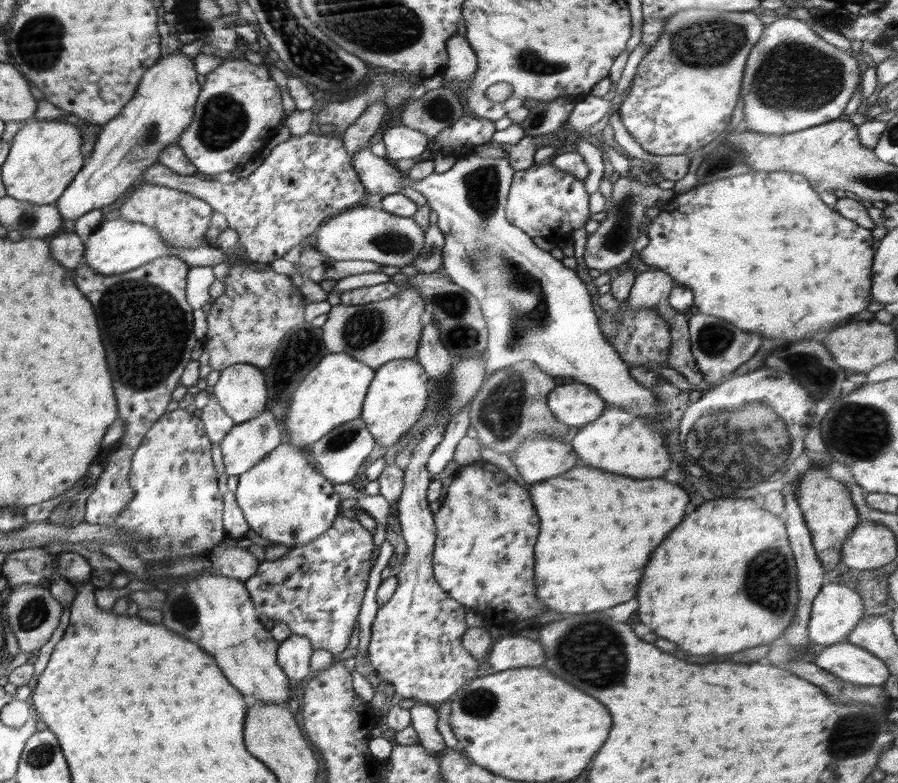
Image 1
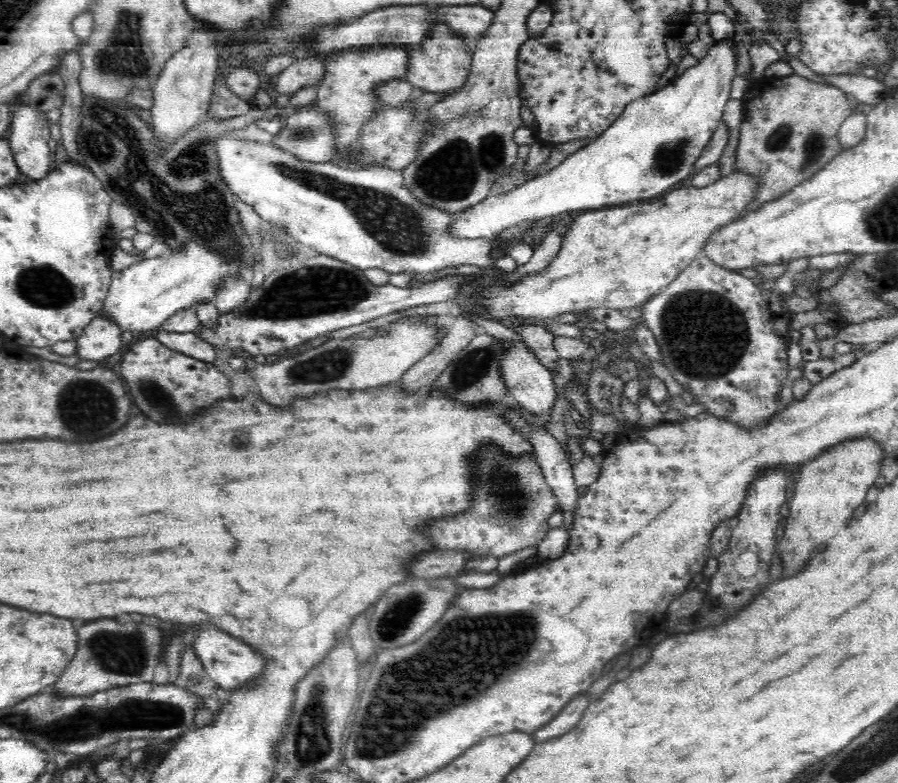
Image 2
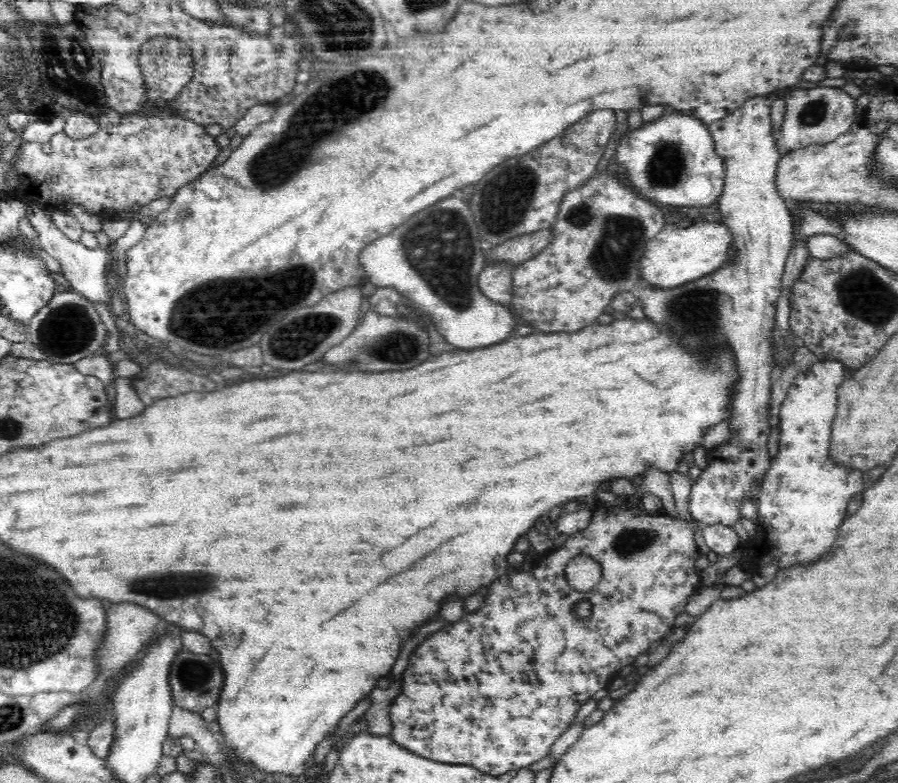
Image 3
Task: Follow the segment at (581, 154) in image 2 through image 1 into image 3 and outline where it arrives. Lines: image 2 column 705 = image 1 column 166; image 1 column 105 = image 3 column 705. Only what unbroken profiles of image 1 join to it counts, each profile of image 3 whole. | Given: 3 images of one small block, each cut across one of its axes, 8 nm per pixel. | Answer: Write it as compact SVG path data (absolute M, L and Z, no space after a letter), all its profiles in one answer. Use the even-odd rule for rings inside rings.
M677 111L664 114L651 122L643 122L640 128L628 128L617 141L617 150L610 164L621 168L627 184L652 202L664 202L672 206L705 206L716 204L725 184L725 166L715 153L708 124Z

